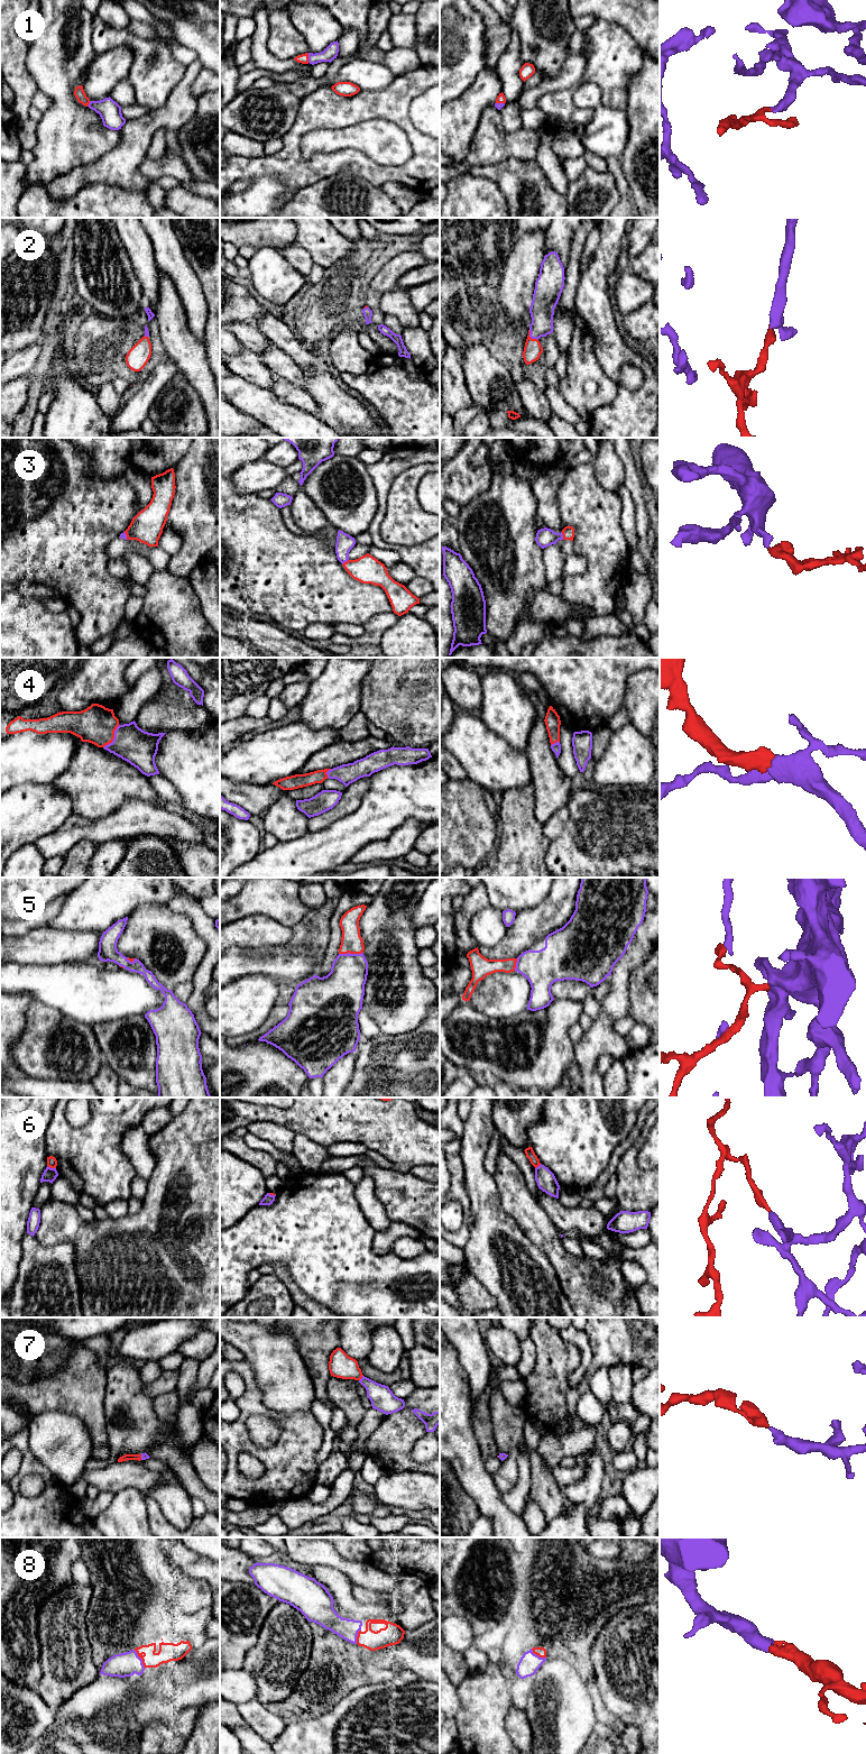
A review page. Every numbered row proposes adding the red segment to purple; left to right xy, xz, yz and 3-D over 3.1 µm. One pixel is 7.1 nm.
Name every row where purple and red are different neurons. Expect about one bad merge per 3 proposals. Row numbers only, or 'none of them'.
6

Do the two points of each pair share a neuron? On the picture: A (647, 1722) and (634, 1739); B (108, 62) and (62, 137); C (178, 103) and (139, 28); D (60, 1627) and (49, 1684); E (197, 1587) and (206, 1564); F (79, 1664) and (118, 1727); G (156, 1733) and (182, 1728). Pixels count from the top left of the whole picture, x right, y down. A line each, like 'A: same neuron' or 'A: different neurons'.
A: different neurons
B: different neurons
C: different neurons
D: same neuron
E: different neurons
F: different neurons
G: different neurons

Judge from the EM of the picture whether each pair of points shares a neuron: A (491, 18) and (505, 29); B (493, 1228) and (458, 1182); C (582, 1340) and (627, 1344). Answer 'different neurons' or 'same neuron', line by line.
A: same neuron
B: different neurons
C: different neurons

